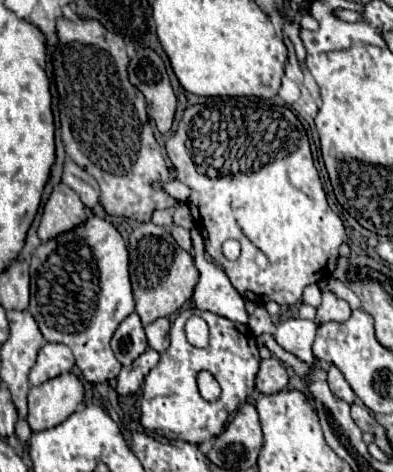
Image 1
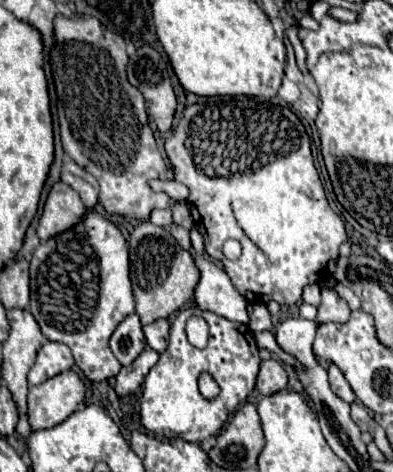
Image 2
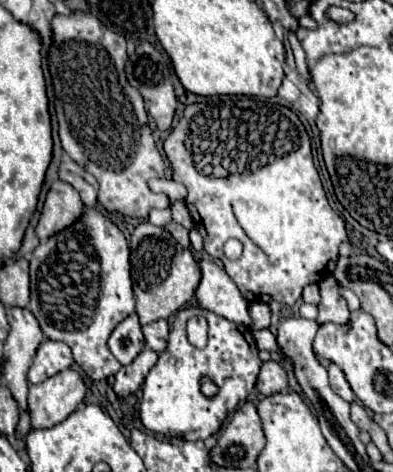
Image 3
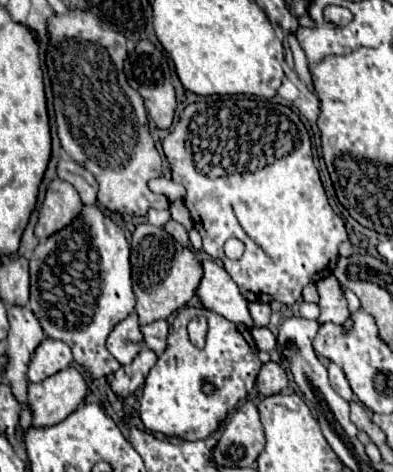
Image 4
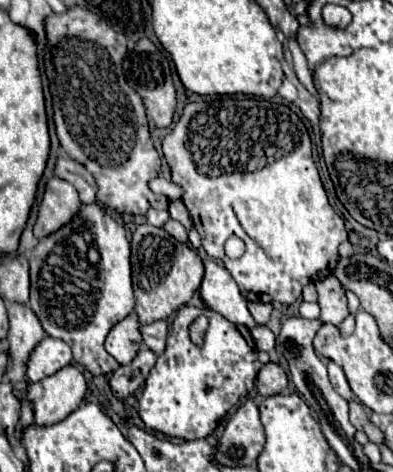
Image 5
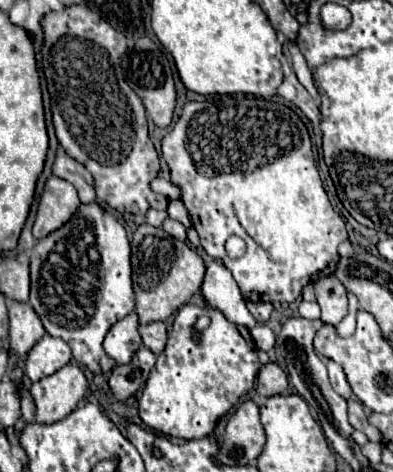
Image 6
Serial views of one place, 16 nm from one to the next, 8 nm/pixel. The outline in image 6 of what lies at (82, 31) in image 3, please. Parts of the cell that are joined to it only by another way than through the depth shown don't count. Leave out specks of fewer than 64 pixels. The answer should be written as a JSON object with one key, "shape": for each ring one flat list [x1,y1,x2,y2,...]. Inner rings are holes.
{"shape":[[68,6,64,12,50,12,48,16,44,16,42,20,42,26,44,26,44,48,42,48,42,66,44,66,44,74,46,74,46,80,48,80,48,90,50,90,50,96,52,96,52,118,54,118,54,128,56,128,56,136,58,136,58,142,60,146,66,150,68,156,72,156,74,160,78,160,80,164,86,166,86,170,94,176,94,182,96,182,96,200,100,204,106,204,118,212,128,212,128,214,146,214,150,208,156,208,156,210,166,210,168,208,168,198,162,196,162,194,154,194,150,190,150,180,158,176,160,172,160,156,148,136,148,122,146,122,146,112,144,112,144,104,140,100,140,96,136,96,136,92,132,92,132,88,126,84,124,80,124,74,122,74,122,56,126,52,126,36,118,30,114,30,106,20,102,20,96,12,88,10,86,6]]}

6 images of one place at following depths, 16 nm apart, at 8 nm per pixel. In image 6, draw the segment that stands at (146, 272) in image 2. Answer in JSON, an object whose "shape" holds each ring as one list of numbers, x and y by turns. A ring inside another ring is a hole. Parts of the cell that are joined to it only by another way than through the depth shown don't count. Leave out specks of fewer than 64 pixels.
{"shape":[[140,224,136,228,132,236,132,280,140,324,166,320,198,292,202,278,204,262,196,250,168,236,162,228,150,224]]}

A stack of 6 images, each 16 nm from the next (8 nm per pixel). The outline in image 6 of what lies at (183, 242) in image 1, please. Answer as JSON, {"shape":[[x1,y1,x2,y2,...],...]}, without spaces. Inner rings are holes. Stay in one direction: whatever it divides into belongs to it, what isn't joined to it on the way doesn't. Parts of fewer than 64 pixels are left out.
{"shape":[[168,218,168,220,162,224,162,228,164,228,170,236,174,236,176,240,180,240,180,242,188,242,188,238,186,238,186,228,184,228,178,220]]}

